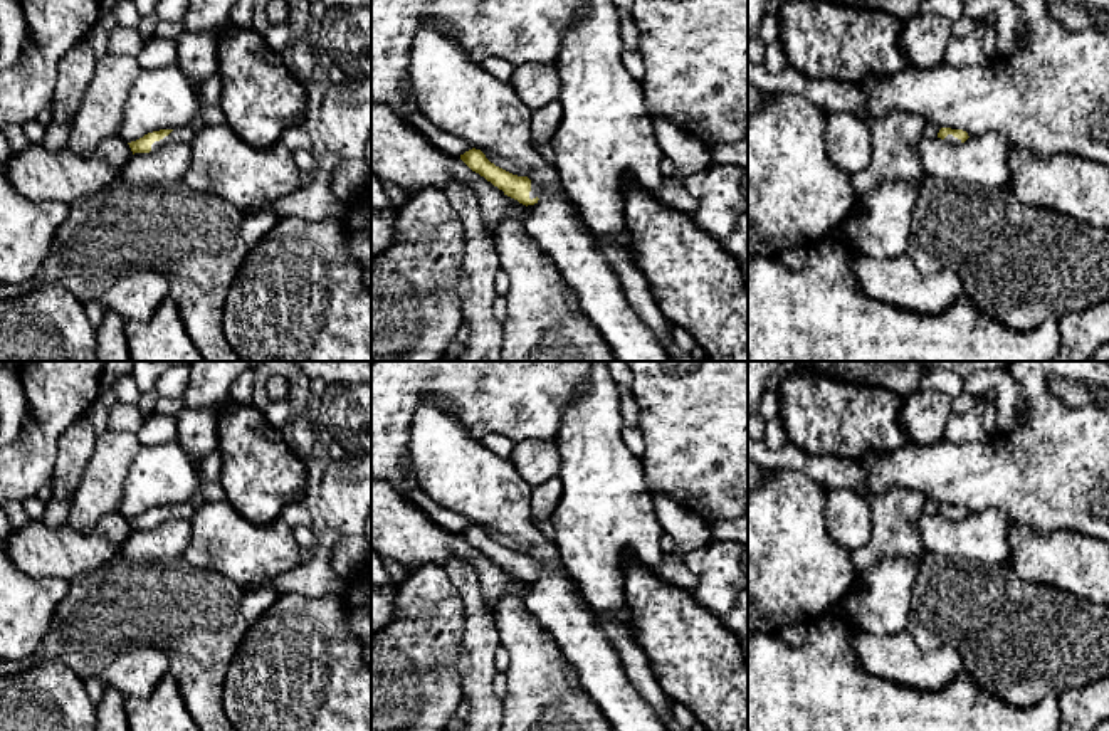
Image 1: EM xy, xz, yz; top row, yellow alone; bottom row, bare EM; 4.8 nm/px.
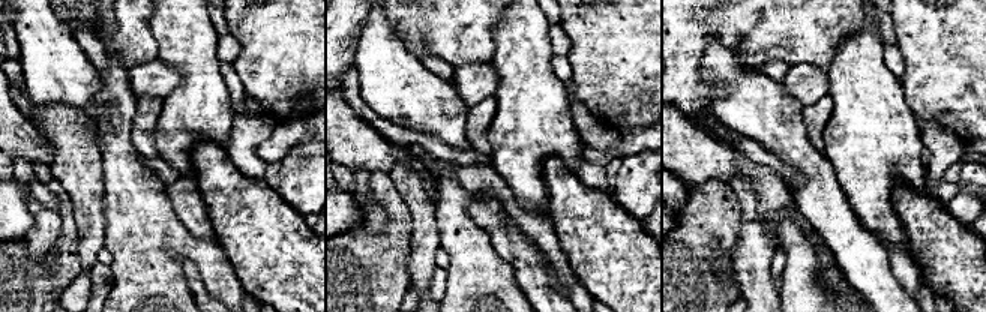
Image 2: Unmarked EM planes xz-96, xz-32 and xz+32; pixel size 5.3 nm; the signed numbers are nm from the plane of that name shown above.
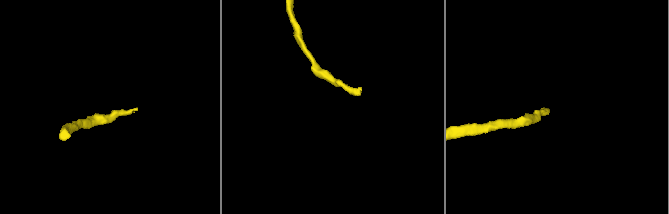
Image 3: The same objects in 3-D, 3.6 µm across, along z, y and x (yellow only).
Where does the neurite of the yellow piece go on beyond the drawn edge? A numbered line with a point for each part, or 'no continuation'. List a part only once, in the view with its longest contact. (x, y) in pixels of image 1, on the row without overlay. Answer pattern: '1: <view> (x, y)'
1: xy (182, 510)

